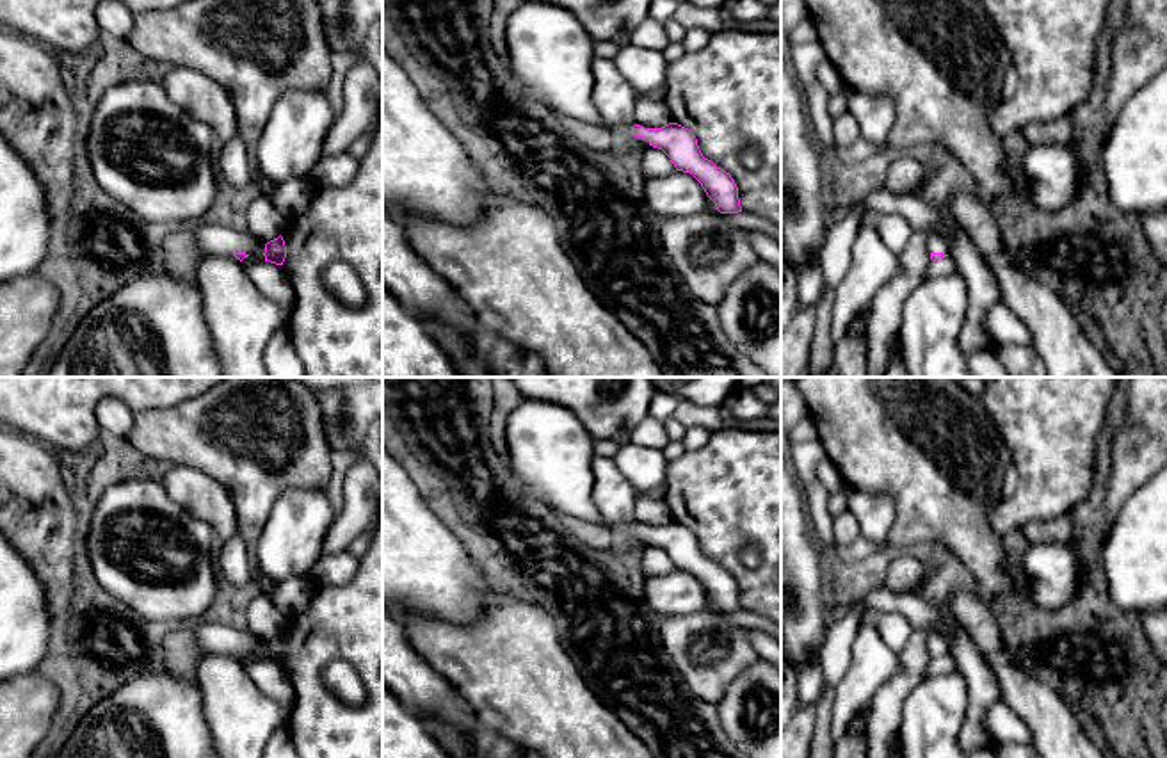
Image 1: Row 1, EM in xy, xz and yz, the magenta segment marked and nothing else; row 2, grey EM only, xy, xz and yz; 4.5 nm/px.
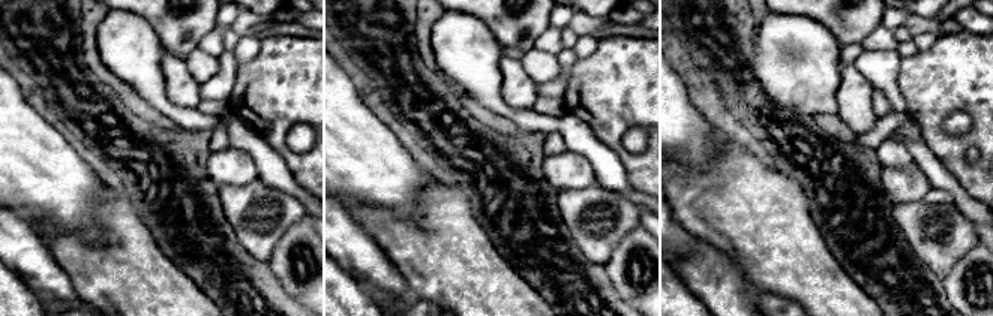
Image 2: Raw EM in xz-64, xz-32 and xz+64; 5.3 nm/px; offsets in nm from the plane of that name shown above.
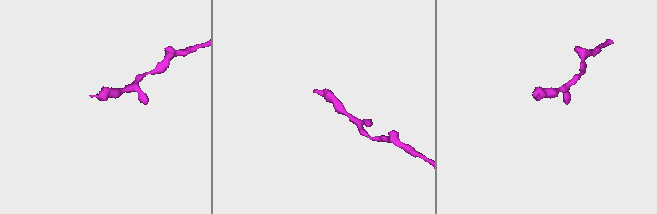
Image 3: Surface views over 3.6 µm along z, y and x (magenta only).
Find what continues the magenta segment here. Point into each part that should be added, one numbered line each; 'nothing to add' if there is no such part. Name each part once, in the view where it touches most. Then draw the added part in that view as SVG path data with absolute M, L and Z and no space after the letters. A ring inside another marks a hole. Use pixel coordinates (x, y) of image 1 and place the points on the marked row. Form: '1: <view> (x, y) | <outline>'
1: xz (550, 54) | M523 2L507 20L505 46L509 52L509 73L519 84L530 101L539 101L553 114L575 117L587 125L605 126L592 103L594 93L594 41L584 25L564 7L541 2ZM633 121L628 126L605 126L617 142L649 141L633 135Z

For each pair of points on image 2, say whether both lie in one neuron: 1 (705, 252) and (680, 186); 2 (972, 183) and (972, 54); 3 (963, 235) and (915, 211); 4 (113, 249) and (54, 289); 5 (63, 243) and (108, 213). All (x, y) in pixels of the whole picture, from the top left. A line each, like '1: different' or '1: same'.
1: different
2: same
3: same
4: different
5: same

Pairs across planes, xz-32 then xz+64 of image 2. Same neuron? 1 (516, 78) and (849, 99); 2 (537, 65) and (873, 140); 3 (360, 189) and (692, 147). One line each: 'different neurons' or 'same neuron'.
1: same neuron
2: same neuron
3: same neuron

